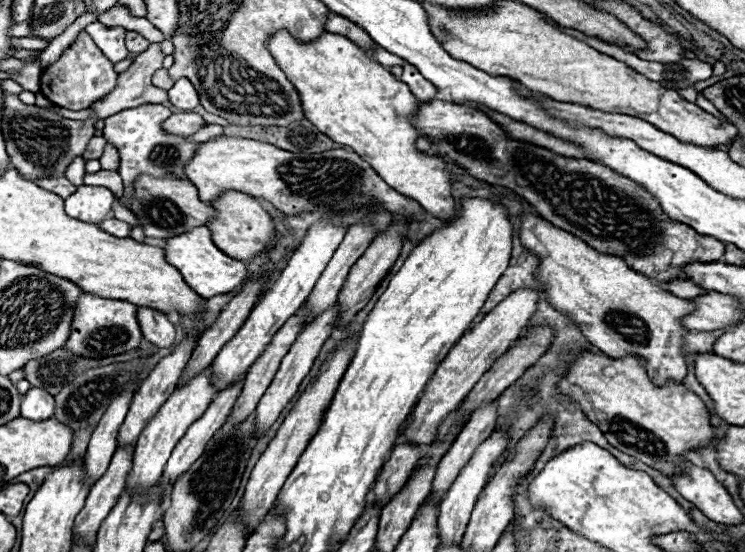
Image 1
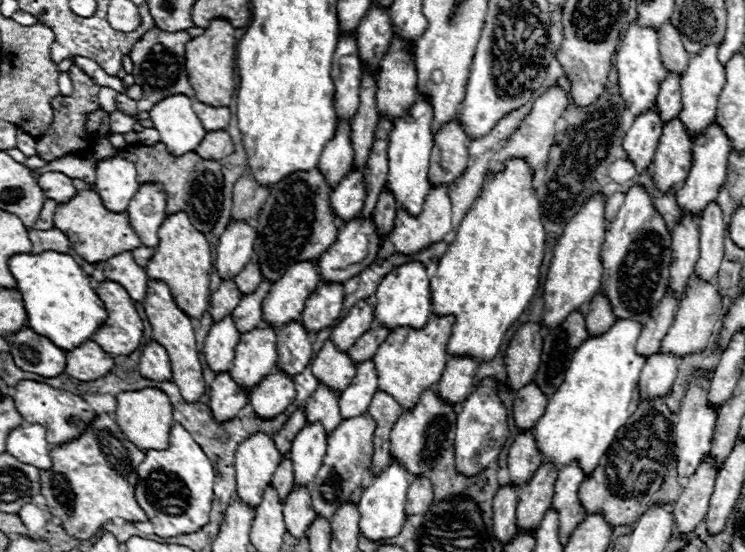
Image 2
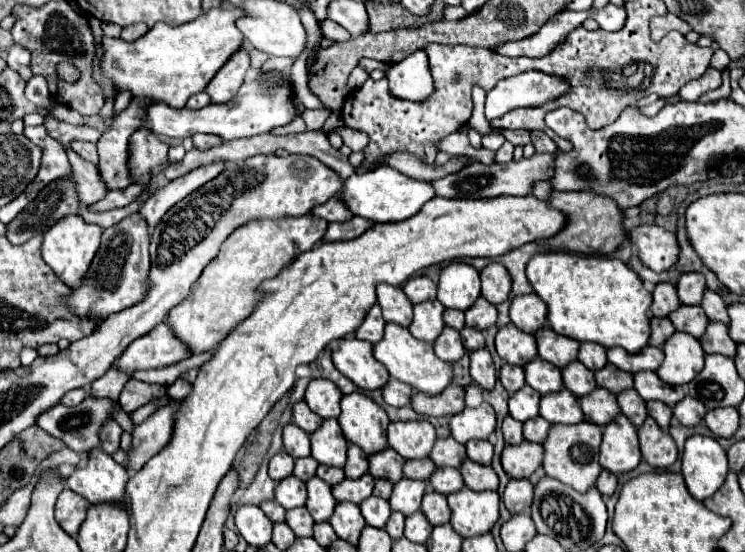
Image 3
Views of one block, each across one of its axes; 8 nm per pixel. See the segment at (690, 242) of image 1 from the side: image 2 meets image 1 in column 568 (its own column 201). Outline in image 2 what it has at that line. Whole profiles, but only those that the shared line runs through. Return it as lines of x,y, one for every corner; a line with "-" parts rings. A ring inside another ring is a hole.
162,142
154,146
142,146
142,144
128,144
118,152
128,162
134,162
138,172
138,184
156,182
166,192
166,210
168,214
186,212
192,226
200,232
210,232
220,216
222,210
222,188
224,188
224,176
222,166
216,160
202,160
196,152
184,154
180,158
174,158
168,154
166,146

